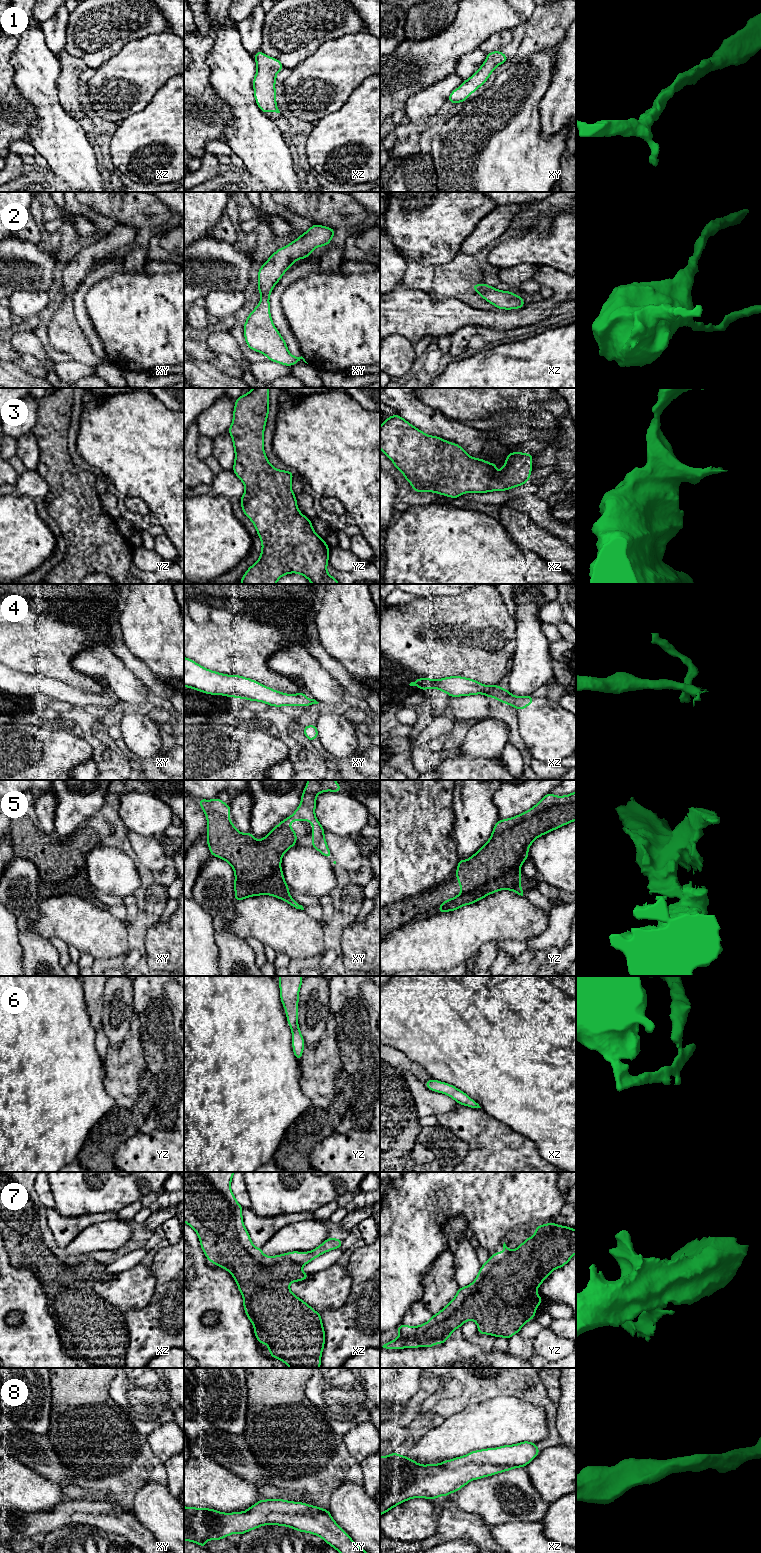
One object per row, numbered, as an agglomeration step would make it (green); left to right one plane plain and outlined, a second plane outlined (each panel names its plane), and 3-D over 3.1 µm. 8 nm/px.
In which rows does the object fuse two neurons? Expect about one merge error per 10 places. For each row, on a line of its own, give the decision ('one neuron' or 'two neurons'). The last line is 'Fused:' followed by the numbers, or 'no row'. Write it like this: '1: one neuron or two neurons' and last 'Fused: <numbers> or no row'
1: one neuron
2: one neuron
3: one neuron
4: one neuron
5: one neuron
6: one neuron
7: one neuron
8: one neuron
Fused: no row

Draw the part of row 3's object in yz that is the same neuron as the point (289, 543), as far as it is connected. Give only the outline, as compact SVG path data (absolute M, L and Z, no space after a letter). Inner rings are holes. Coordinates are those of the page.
M253 388L250 392L240 396L237 400L235 400L233 421L228 431L228 433L232 437L234 451L235 451L235 460L234 460L235 463L233 465L232 470L237 475L237 477L243 482L245 486L244 495L240 498L241 507L244 514L252 521L253 525L255 526L258 536L262 543L260 558L256 561L255 564L253 564L248 568L246 573L241 578L240 582L242 584L276 584L280 577L290 573L298 573L302 576L305 576L312 584L340 584L334 577L332 577L330 574L327 573L327 564L329 560L329 547L327 543L324 540L322 540L321 537L319 537L317 533L314 531L311 520L305 517L298 510L296 496L294 495L293 490L291 488L291 482L292 482L292 477L294 473L292 471L283 471L273 467L269 463L268 458L264 452L263 437L264 437L264 429L267 422L267 416L269 414L269 400L270 400L269 388Z

